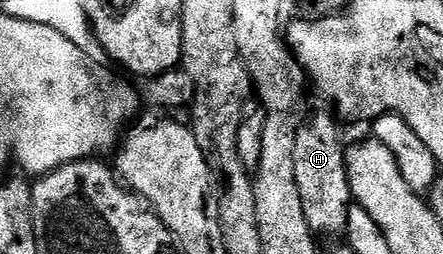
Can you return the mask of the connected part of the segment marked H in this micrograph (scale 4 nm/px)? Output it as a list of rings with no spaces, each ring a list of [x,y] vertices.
[[[329,115],[313,123],[301,122],[294,137],[294,181],[298,185],[298,197],[302,197],[302,213],[306,213],[306,225],[316,237],[343,236],[349,230],[350,208],[354,203],[348,184],[346,147],[340,144],[340,131],[332,124],[333,116]]]

